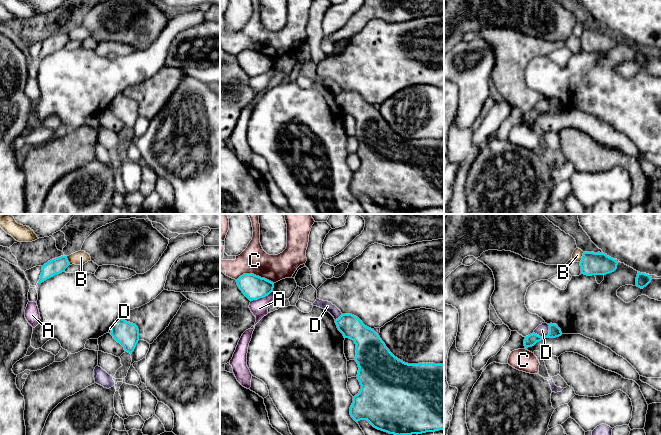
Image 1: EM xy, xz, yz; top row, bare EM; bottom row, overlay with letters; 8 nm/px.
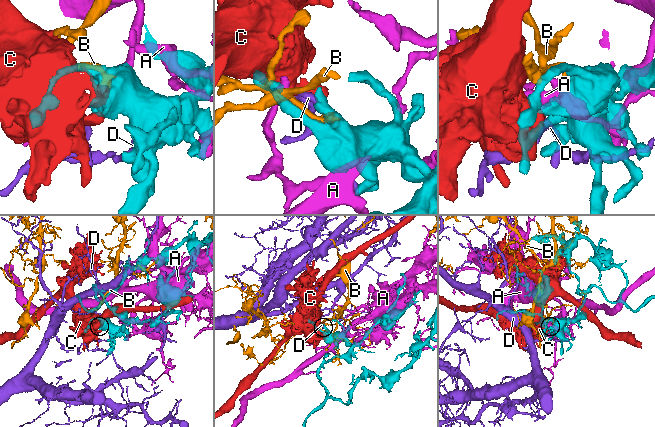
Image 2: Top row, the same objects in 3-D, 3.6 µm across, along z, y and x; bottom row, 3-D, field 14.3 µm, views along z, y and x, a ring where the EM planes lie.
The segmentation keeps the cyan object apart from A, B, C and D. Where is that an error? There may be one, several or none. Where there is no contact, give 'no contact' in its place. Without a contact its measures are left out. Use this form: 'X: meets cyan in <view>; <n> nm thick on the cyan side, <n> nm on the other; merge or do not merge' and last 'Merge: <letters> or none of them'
A: meets cyan in xz; 190 nm thick on the cyan side, 140 nm on the other; do not merge
B: meets cyan in yz; 180 nm thick on the cyan side, 80 nm on the other; do not merge
C: meets cyan in xz; 190 nm thick on the cyan side, 220 nm on the other; do not merge
D: meets cyan in yz; 100 nm thick on the cyan side, 100 nm on the other; do not merge
Merge: none of them

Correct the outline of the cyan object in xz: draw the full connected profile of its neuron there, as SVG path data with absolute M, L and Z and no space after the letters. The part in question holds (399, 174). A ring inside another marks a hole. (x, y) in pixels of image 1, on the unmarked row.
M342 90L335 96L344 114L356 120L357 155L361 165L353 173L350 191L356 197L367 196L374 204L394 211L412 211L444 206L444 140L408 140L395 133L373 105L352 90Z

